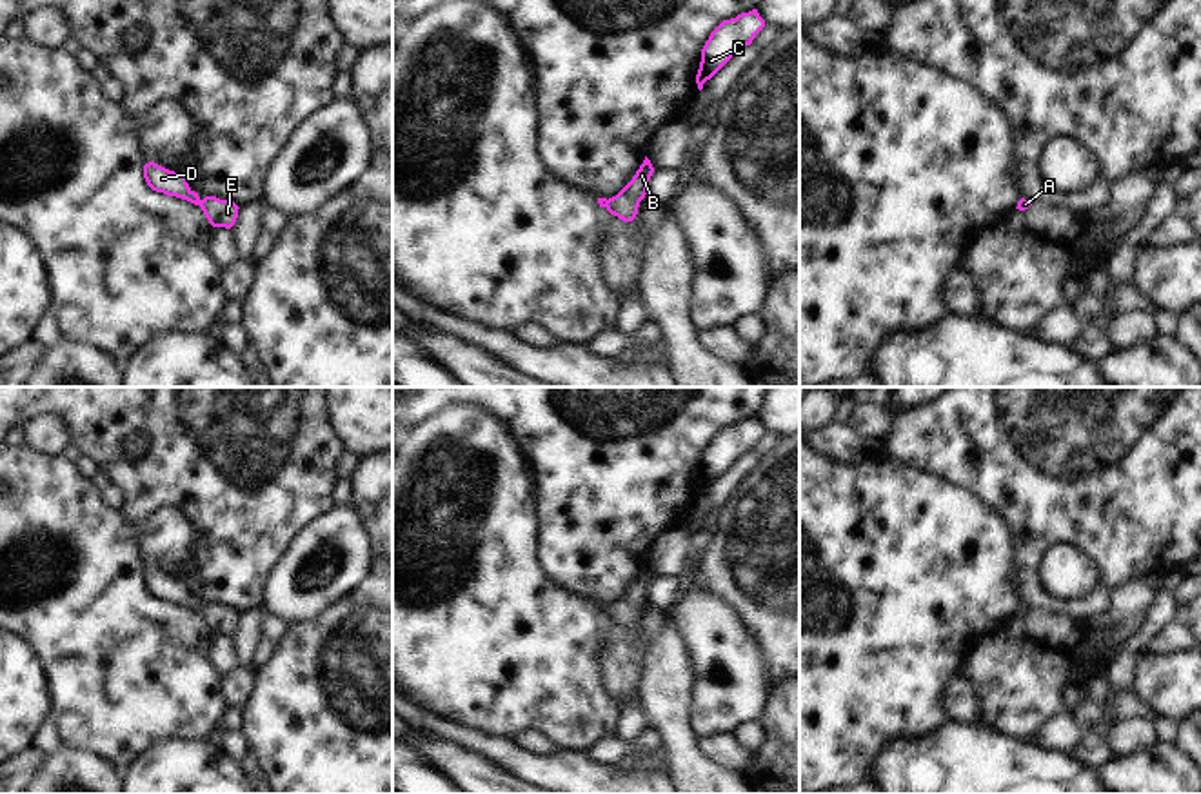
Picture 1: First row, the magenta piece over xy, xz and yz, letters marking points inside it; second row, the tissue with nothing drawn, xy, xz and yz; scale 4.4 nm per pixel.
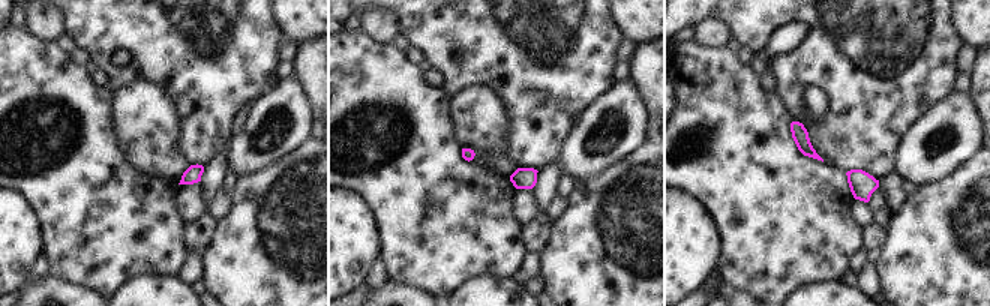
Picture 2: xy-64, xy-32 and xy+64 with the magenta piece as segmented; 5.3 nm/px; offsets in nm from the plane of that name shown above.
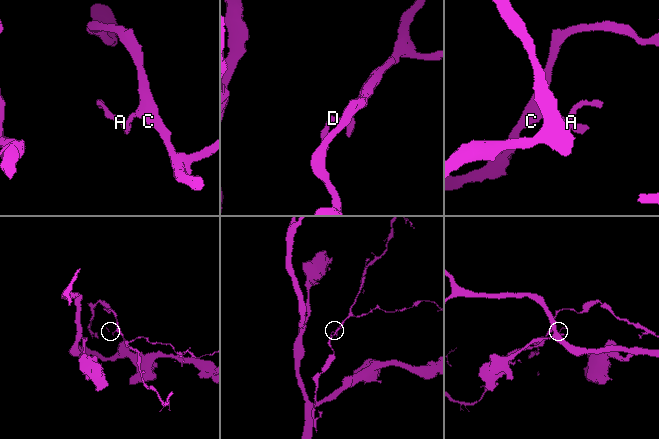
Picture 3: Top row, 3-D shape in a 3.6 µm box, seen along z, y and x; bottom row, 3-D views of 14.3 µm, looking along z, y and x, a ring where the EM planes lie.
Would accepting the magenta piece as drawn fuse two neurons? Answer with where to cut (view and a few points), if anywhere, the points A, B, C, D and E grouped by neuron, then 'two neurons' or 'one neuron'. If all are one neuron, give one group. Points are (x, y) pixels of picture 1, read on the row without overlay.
no cut | A B C D E | one neuron

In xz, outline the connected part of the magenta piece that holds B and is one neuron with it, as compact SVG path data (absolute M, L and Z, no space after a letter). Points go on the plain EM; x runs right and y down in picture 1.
M645 563L643 571L632 583L632 587L612 605L598 605L600 614L605 614L610 621L623 629L632 629L638 621L640 609L647 601L649 587L654 580L650 567Z

